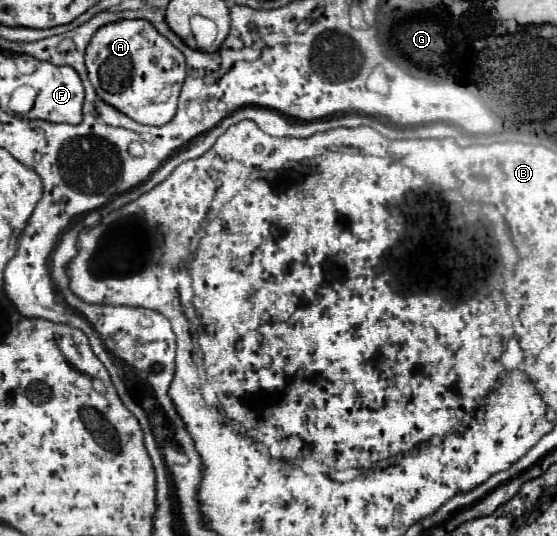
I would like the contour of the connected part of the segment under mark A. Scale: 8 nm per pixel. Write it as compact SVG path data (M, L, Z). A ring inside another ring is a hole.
M121 19L103 25L87 47L85 65L97 95L117 111L145 125L165 125L173 119L185 79L185 57L149 21Z

